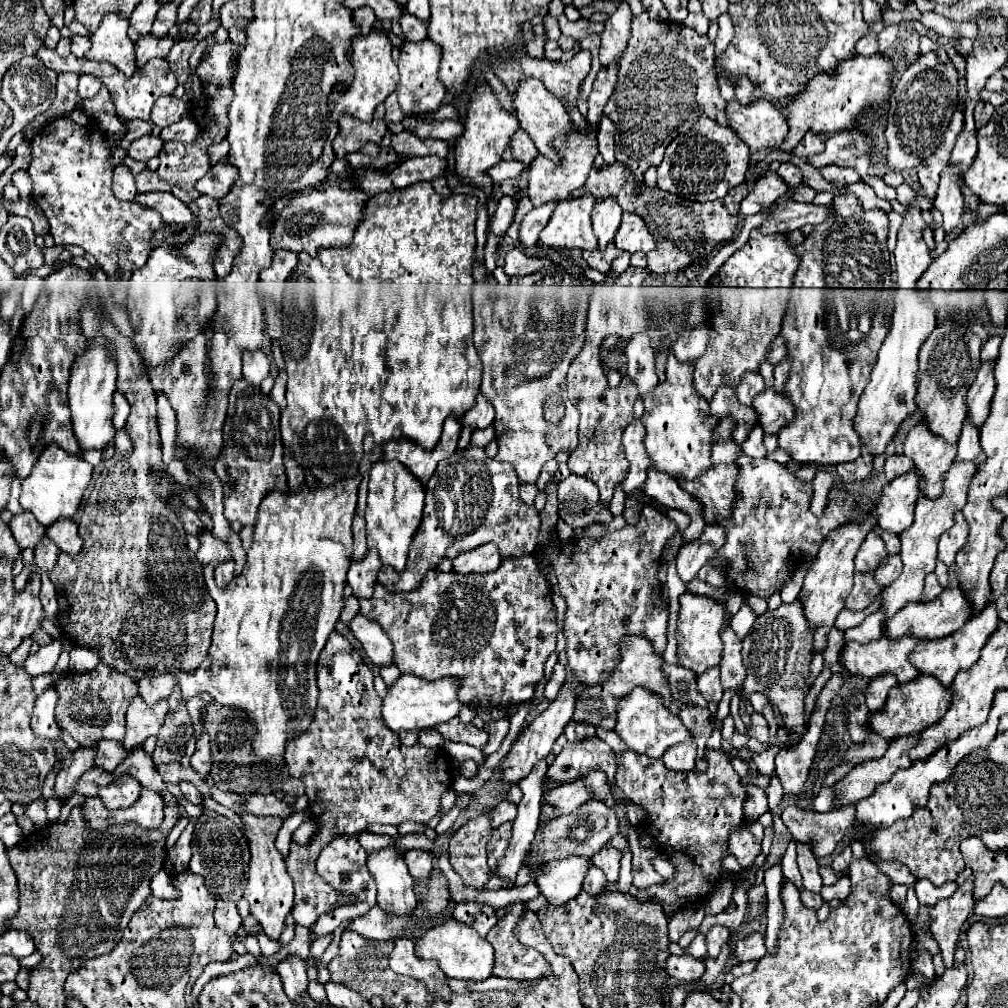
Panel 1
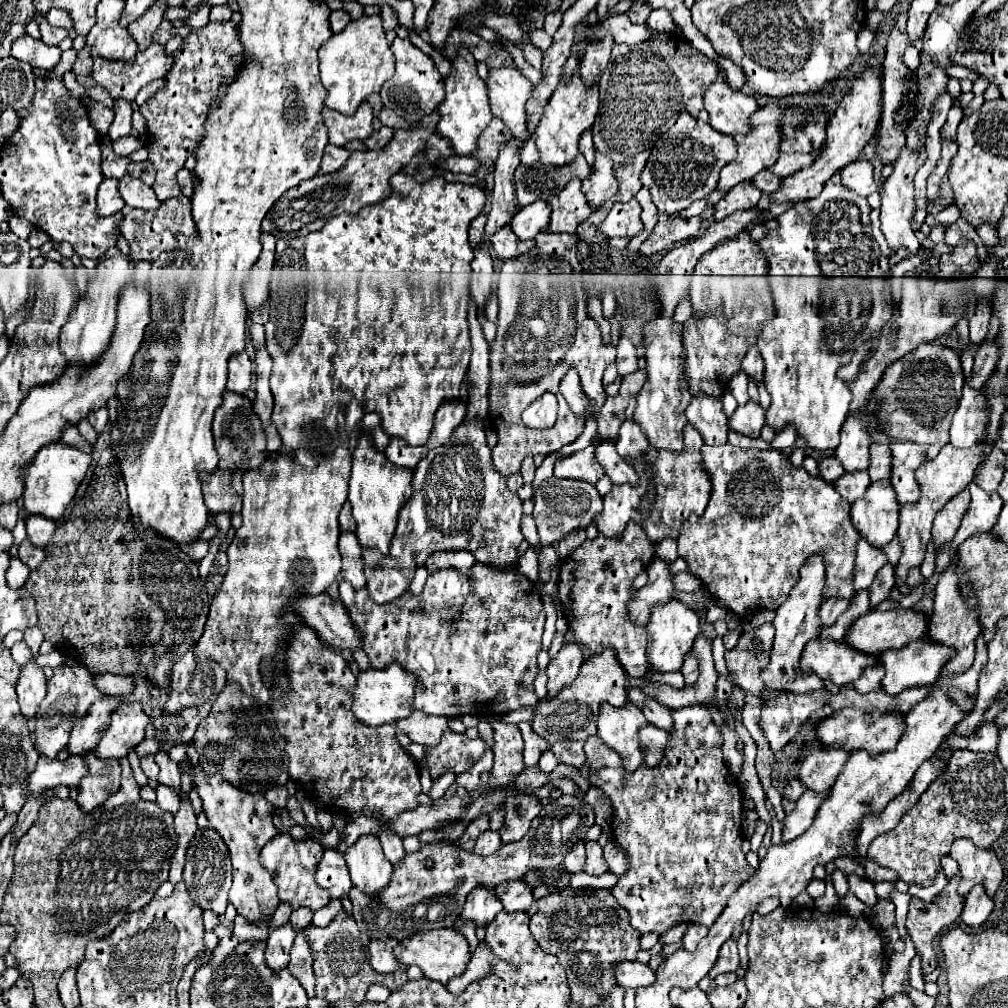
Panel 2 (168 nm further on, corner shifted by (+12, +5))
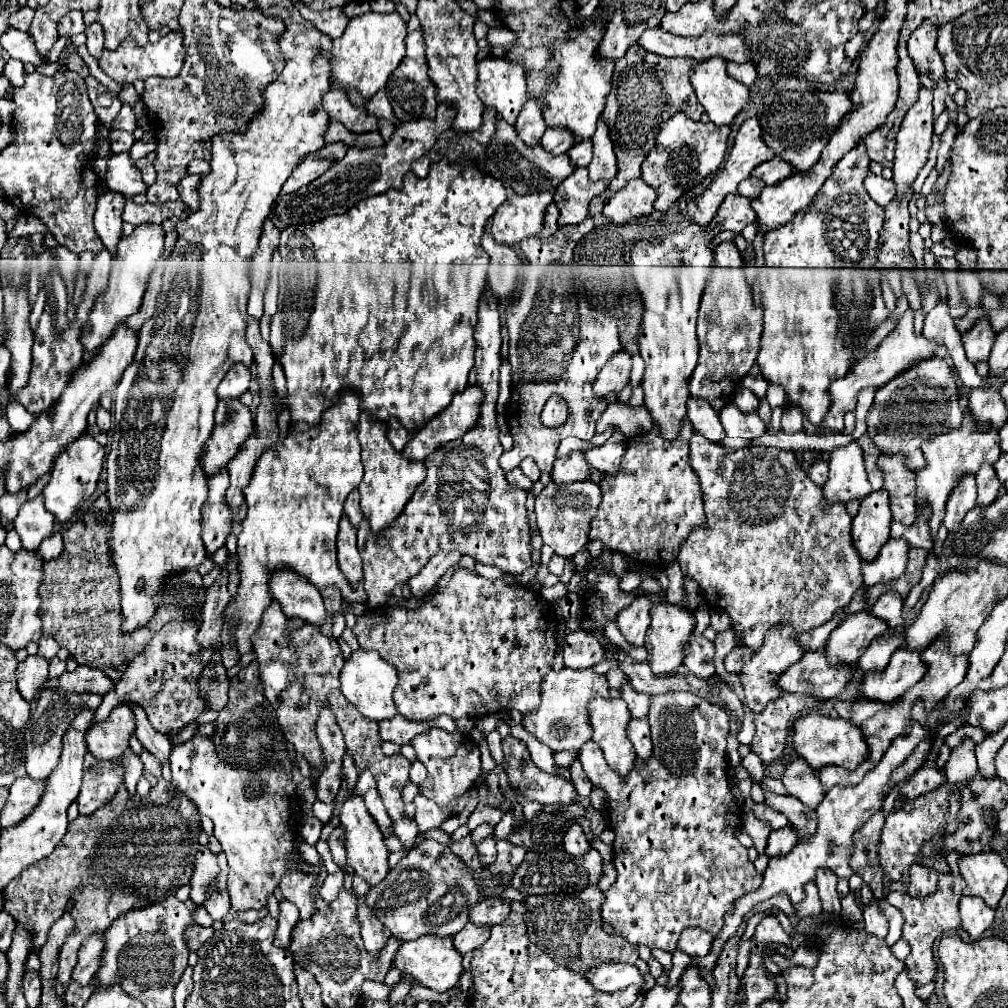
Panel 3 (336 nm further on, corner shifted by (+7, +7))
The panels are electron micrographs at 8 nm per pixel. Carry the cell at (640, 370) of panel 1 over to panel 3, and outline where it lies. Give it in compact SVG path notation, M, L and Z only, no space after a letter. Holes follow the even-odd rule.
M620 351L616 353L598 373L596 381L594 381L594 393L600 399L606 399L612 393L620 393L626 385L628 385L628 377L630 377L630 365L632 365L632 357L628 351Z

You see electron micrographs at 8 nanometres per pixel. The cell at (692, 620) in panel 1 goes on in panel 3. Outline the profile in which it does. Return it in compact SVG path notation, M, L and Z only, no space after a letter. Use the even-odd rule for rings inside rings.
M656 603L650 609L650 627L646 631L646 651L648 651L648 665L652 667L654 675L664 675L668 671L674 671L682 665L682 645L688 641L690 633L694 631L696 619L692 611L686 611L680 605L670 605L670 603Z

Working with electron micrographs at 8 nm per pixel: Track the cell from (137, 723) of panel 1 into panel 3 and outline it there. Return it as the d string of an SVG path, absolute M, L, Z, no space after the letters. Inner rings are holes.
M118 705L112 709L112 713L106 721L98 721L98 723L90 725L90 729L86 731L86 747L100 761L120 759L122 753L128 749L128 739L132 735L134 735L134 713L126 705Z

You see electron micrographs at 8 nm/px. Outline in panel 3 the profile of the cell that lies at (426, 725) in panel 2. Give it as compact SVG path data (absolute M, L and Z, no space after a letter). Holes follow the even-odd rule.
M400 713L392 719L380 721L378 727L380 727L382 741L392 741L396 745L410 743L416 735L426 733L430 729L430 725L426 721L406 721L406 717L402 717Z

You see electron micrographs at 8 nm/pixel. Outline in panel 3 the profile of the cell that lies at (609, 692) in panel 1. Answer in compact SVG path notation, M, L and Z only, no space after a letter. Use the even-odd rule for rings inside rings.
M590 667L588 669L562 669L550 671L540 685L540 707L532 713L522 717L522 727L532 733L540 743L548 745L554 751L578 751L590 735L590 725L586 721L586 705L594 697L610 699L610 687L604 675L596 675Z

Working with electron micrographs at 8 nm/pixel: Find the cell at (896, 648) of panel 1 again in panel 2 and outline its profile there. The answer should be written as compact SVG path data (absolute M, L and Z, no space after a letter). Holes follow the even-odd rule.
M813 639L801 655L801 669L817 673L835 685L849 685L859 679L861 671L871 665L881 665L879 657L865 651L855 651L845 641Z

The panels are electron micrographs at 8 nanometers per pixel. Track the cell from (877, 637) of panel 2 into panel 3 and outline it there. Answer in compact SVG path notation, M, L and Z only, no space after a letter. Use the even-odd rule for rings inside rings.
M862 611L858 615L848 615L828 637L824 647L828 663L836 665L856 665L860 655L868 649L874 637L882 637L888 633L888 625L884 621L874 619L872 613Z

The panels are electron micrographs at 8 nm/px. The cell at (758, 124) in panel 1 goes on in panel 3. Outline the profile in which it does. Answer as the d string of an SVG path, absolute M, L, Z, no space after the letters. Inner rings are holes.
M710 57L690 69L690 83L710 121L716 125L730 125L750 99L748 87L726 73L724 57Z

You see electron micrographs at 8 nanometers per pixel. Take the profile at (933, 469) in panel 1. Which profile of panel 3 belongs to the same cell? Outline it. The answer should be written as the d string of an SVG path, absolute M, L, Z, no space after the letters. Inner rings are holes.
M878 457L878 469L884 475L882 489L890 495L892 521L900 521L902 525L912 525L916 519L916 473L906 469L902 457Z

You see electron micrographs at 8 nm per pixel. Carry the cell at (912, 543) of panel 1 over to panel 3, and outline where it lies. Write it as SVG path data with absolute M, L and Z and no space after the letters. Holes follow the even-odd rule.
M964 409L962 413L962 425L958 429L952 429L932 441L922 443L922 451L926 457L926 467L920 469L916 473L916 503L926 501L926 505L930 505L932 509L932 517L930 517L930 529L932 529L932 537L936 535L942 519L944 519L944 507L948 501L950 491L954 489L954 485L958 483L958 479L966 473L978 473L982 463L994 463L1000 457L1000 449L998 449L998 429L990 427L986 431L978 431L978 421L974 419L974 415Z

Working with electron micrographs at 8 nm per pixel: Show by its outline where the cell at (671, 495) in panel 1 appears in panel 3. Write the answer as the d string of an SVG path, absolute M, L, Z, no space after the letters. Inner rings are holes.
M616 431L604 445L586 449L584 459L588 461L590 467L610 475L610 473L618 471L618 461L624 453L624 447L626 447L626 437L620 431Z

